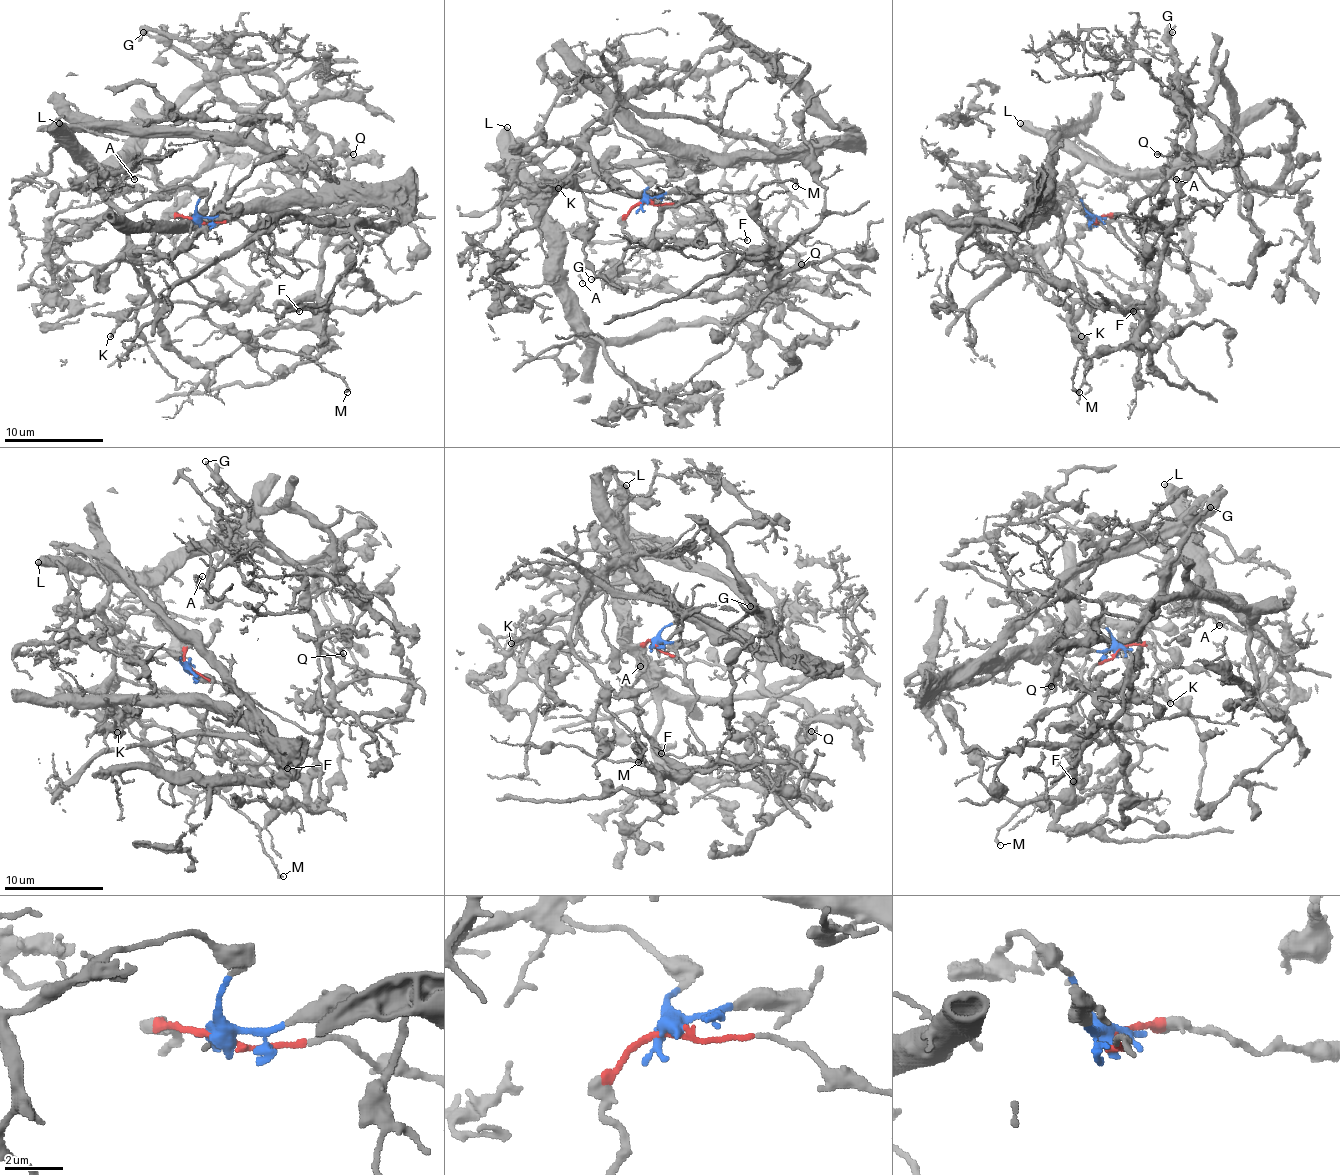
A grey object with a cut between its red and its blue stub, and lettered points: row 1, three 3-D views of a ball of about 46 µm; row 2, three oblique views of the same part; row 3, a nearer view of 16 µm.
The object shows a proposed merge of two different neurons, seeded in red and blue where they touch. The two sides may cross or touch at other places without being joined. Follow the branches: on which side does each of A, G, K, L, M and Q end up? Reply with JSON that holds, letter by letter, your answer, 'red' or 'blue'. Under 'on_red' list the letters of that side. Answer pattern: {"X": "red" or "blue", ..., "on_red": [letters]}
{"A": "red", "G": "red", "K": "blue", "L": "blue", "M": "red", "Q": "red", "on_red": ["A", "G", "M", "Q"]}

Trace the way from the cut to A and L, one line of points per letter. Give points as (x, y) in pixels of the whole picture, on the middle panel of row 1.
A: (645, 204), (693, 206), (772, 276), (712, 298), (615, 286), (601, 271), (583, 271), (583, 283)
L: (643, 204), (648, 184), (628, 166), (586, 164), (576, 171), (551, 176), (541, 189), (523, 166), (506, 127)

